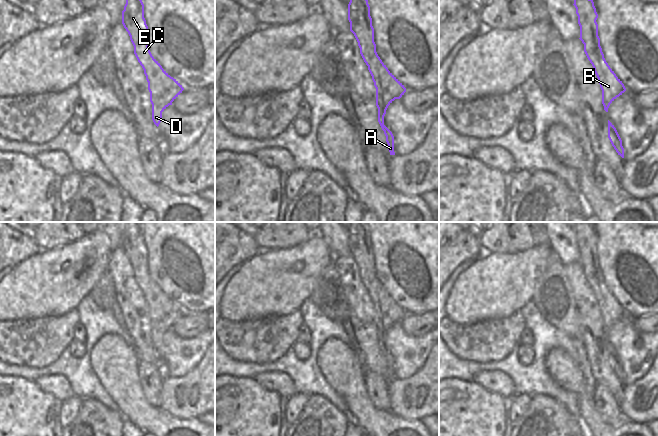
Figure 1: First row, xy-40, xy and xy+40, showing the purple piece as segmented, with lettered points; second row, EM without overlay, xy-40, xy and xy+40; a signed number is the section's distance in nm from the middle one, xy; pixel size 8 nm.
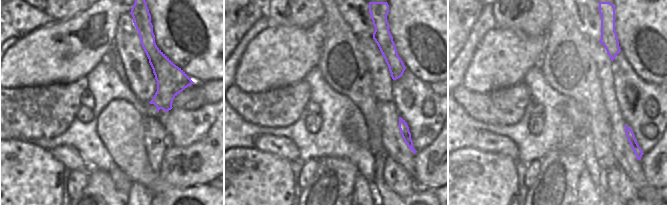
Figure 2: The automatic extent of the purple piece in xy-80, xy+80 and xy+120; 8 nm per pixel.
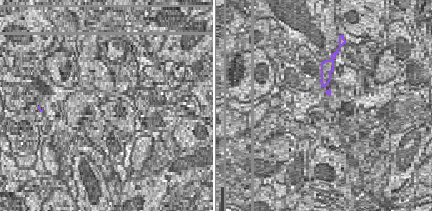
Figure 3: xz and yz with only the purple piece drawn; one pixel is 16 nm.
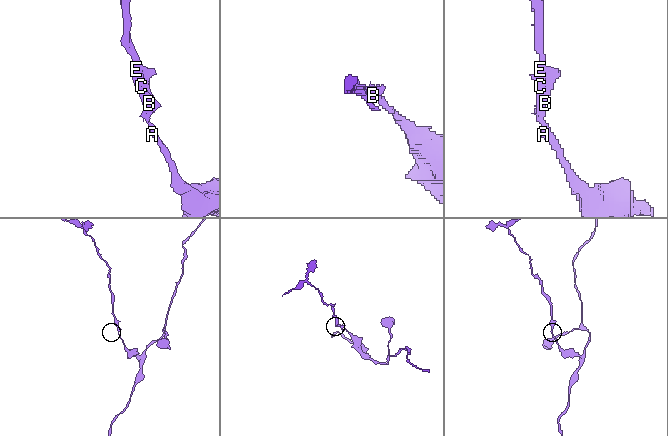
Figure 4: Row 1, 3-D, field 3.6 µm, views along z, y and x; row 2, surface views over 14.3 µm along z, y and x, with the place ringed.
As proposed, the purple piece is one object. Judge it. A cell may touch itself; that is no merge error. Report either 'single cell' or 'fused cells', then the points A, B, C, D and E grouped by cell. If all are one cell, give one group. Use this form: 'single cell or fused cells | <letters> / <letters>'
single cell | A B C D E

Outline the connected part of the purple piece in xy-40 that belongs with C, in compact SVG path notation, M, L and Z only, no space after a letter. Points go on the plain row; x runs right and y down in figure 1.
M126 222L122 248L130 260L134 278L144 294L152 328L152 344L158 351L162 336L172 329L184 312L162 292L148 272L148 250L141 222Z

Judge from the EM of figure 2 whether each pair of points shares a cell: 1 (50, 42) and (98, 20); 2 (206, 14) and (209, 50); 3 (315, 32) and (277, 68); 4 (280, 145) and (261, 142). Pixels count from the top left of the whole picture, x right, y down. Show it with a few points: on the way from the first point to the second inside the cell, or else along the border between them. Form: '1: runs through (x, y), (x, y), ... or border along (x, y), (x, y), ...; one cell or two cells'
1: runs through (62, 35), (69, 30), (79, 29), (86, 22); one cell
2: runs through (209, 23), (209, 41); one cell
3: runs through (306, 41), (286, 59); one cell
4: runs through (275, 145), (266, 143); one cell

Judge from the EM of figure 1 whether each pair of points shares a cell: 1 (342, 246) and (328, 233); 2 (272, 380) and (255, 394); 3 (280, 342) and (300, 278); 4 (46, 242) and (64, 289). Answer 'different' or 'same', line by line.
1: same
2: different
3: different
4: different

